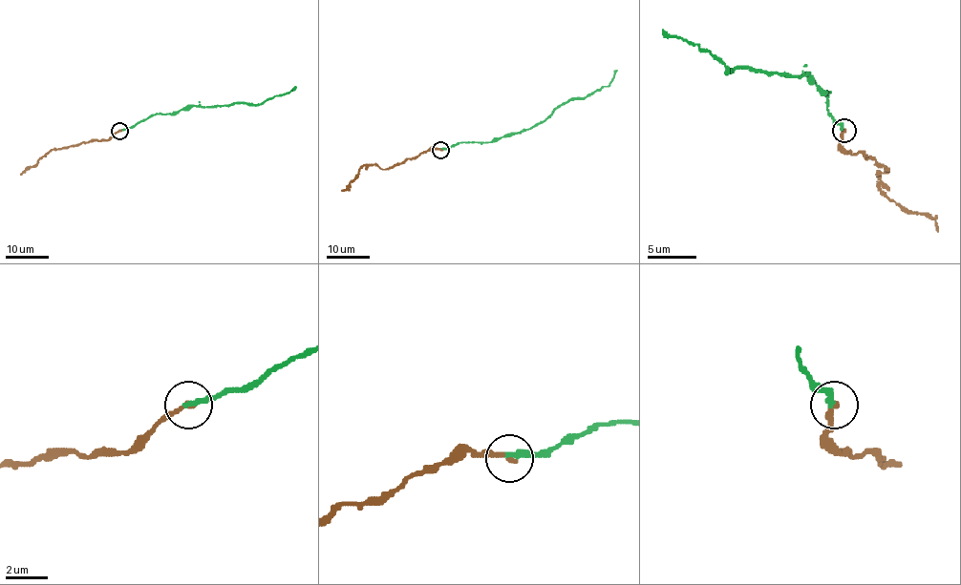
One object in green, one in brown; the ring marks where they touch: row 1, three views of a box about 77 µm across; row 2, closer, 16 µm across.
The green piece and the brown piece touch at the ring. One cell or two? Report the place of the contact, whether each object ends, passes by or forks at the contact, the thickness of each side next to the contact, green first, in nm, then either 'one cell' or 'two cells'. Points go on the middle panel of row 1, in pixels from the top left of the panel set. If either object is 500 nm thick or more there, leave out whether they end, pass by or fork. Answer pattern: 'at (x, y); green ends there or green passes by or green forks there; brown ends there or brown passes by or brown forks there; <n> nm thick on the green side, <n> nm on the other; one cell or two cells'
at (440, 150); green ends there; brown ends there; 320 nm thick on the green side, 280 nm on the other; one cell

